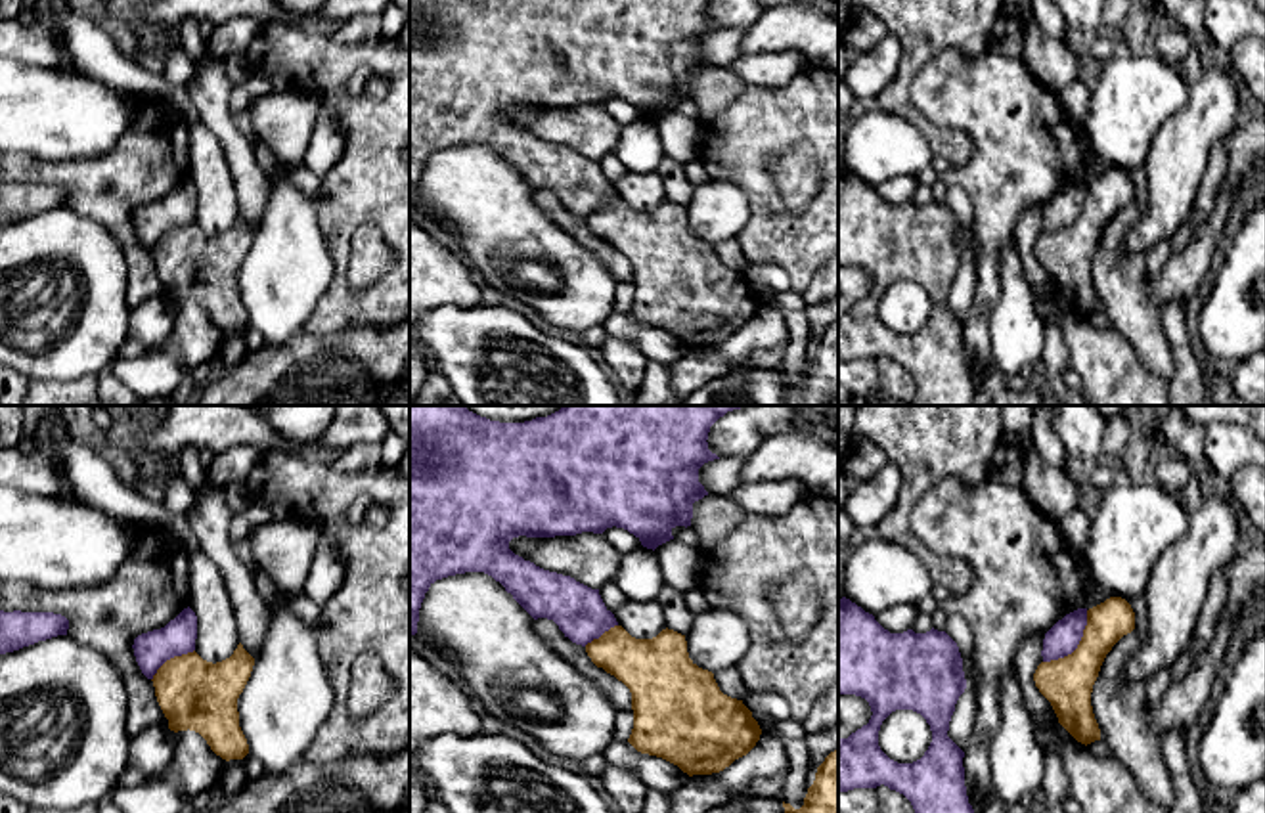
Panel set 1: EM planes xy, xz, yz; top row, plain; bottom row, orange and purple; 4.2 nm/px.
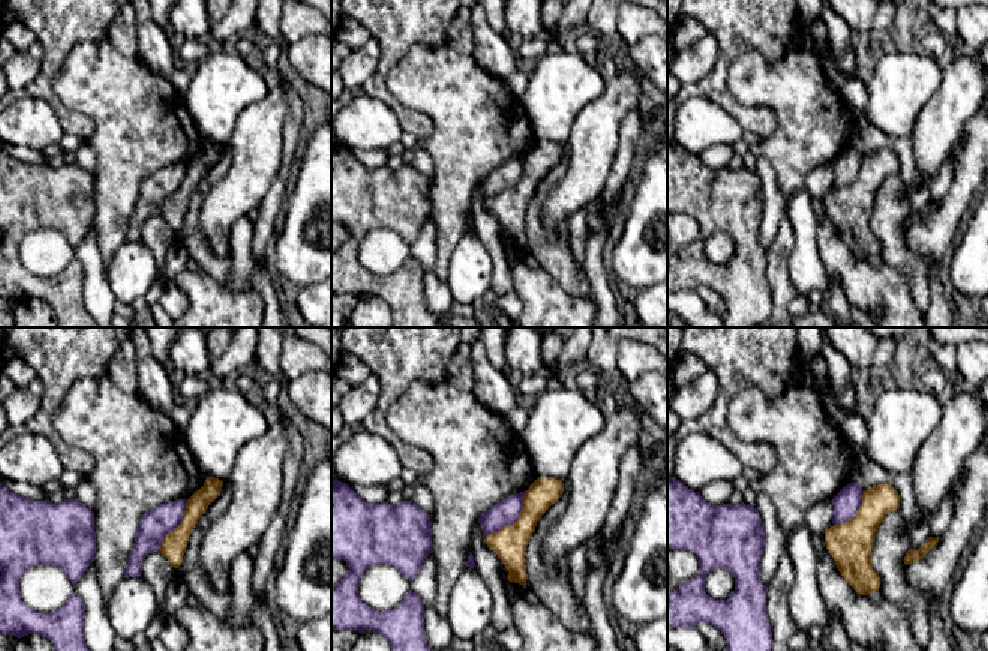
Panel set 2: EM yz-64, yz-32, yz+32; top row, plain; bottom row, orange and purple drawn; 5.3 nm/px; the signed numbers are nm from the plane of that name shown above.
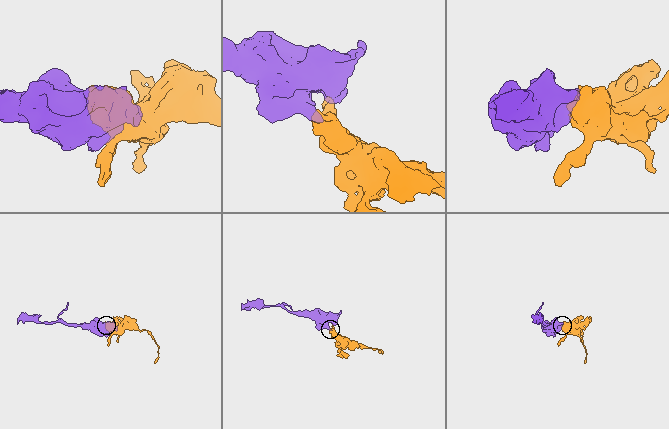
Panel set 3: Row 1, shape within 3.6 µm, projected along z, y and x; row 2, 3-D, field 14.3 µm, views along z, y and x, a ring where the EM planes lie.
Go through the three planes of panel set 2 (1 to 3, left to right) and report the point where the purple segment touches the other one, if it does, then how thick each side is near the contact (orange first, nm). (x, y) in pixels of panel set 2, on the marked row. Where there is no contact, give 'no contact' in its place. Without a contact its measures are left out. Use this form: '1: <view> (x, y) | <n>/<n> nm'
1: yz-64 (177, 527) | 130/160 nm
2: yz-32 (514, 522) | 180/140 nm
3: yz+32 (856, 513) | 240/140 nm

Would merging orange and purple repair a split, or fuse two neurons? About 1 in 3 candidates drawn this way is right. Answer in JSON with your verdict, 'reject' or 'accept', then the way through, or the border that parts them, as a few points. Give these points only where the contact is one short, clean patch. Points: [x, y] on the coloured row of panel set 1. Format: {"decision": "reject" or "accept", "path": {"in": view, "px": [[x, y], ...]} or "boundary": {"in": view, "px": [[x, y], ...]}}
{"decision": "reject", "boundary": {"in": "yz", "px": [[1087, 611], [1080, 643], [1070, 653], [1043, 662]]}}

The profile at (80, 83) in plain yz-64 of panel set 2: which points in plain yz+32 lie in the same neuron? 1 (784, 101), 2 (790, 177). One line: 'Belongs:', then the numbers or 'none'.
Belongs: 1, 2

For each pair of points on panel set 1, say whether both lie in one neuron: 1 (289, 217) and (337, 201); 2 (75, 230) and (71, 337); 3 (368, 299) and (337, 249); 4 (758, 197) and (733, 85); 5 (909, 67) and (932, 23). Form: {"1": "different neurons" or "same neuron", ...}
{"1": "different neurons", "2": "same neuron", "3": "same neuron", "4": "different neurons", "5": "same neuron"}

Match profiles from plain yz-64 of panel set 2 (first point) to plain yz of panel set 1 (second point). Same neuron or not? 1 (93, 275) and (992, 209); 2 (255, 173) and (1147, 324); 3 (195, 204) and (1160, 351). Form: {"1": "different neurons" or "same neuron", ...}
{"1": "different neurons", "2": "different neurons", "3": "same neuron"}

